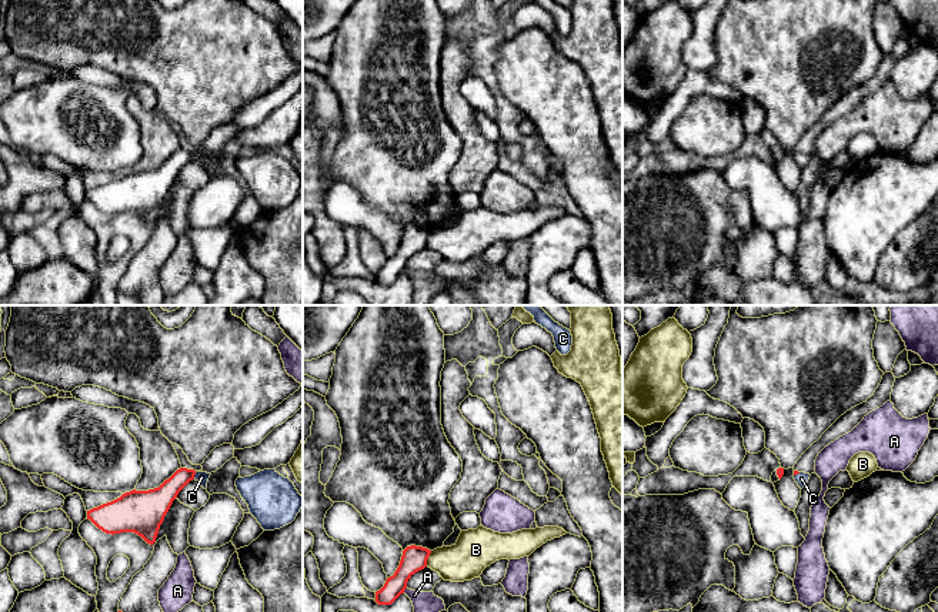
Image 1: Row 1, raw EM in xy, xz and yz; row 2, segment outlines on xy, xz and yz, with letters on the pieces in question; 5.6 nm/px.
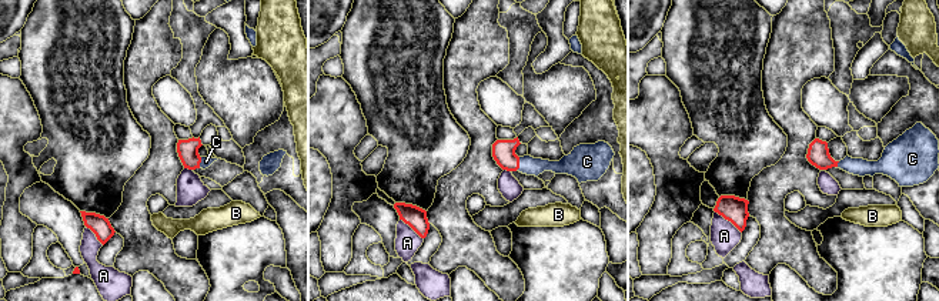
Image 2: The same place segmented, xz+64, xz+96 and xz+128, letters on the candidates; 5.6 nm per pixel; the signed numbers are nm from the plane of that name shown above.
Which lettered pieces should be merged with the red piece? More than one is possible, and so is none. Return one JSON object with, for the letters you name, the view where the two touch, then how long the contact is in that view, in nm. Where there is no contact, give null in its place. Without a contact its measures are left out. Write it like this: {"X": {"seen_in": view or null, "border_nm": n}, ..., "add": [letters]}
{"C": {"seen_in": "xy", "border_nm": 40}, "add": ["C"]}

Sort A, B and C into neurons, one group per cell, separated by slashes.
A / B / C

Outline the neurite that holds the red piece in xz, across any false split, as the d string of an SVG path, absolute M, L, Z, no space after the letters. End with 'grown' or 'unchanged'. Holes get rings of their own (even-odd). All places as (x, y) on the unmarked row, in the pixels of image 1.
M407 227L394 255L387 258L384 267L375 272L375 282L378 285L391 285L404 274L408 260L427 247L430 234L431 231L423 227Z; unchanged

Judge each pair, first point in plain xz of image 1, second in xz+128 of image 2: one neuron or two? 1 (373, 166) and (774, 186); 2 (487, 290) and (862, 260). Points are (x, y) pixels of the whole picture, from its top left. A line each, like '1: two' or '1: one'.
1: two
2: two

